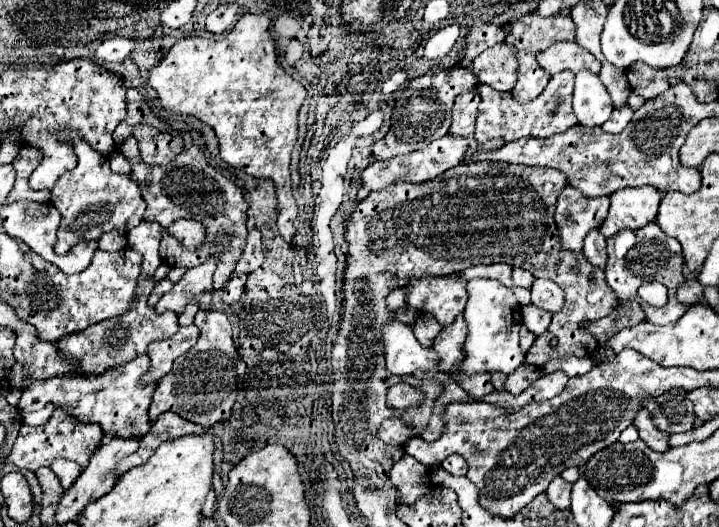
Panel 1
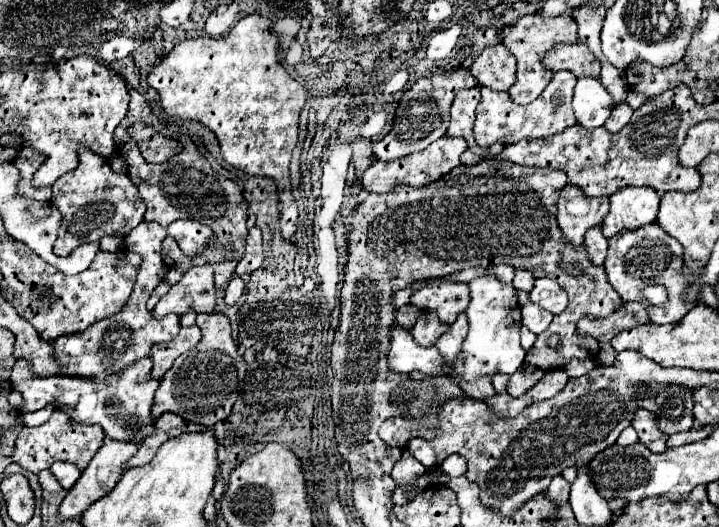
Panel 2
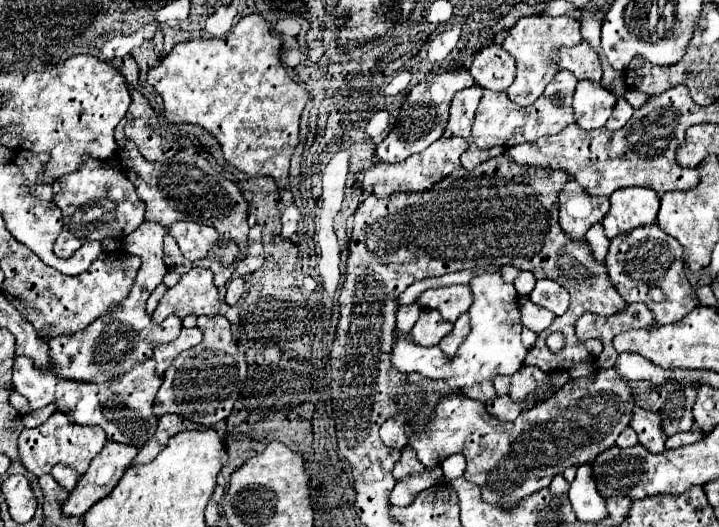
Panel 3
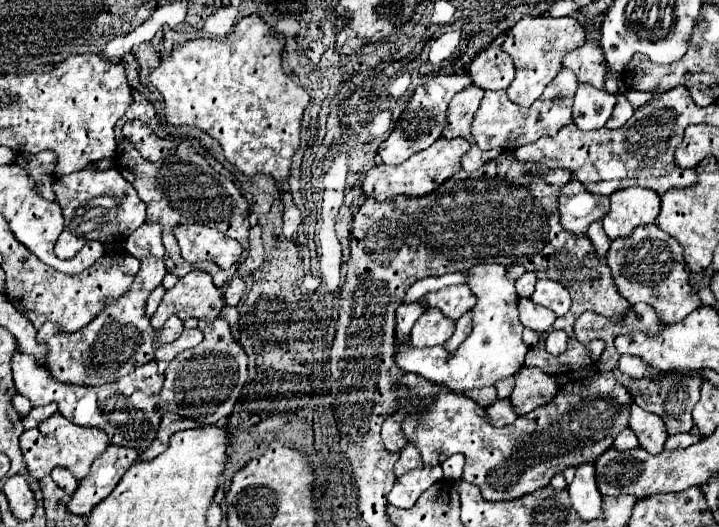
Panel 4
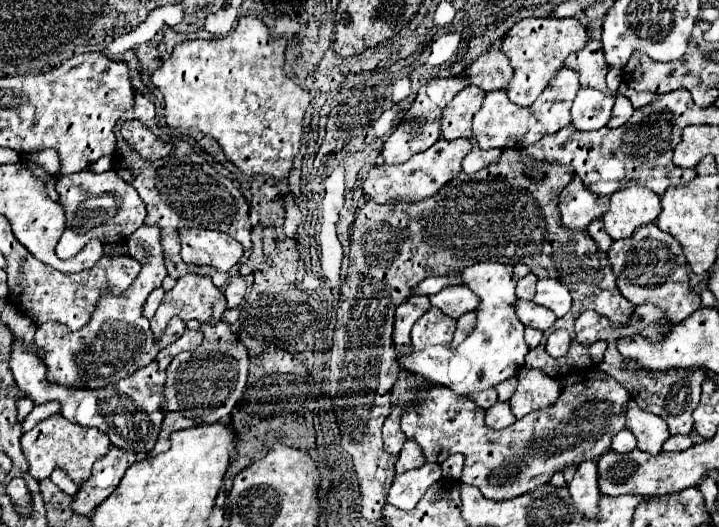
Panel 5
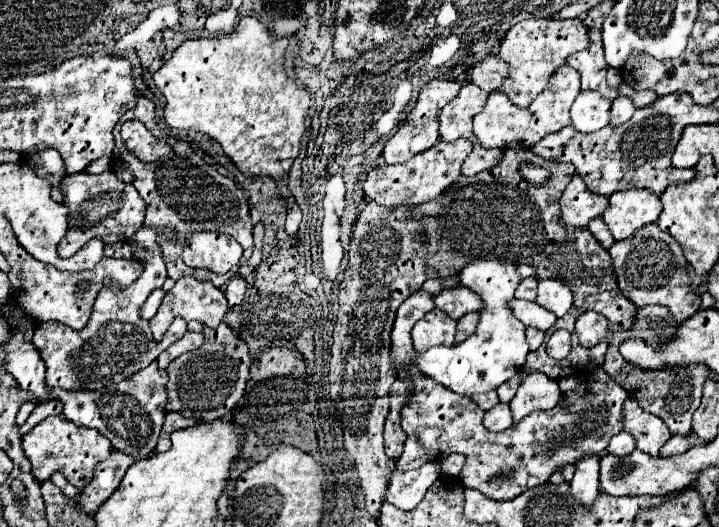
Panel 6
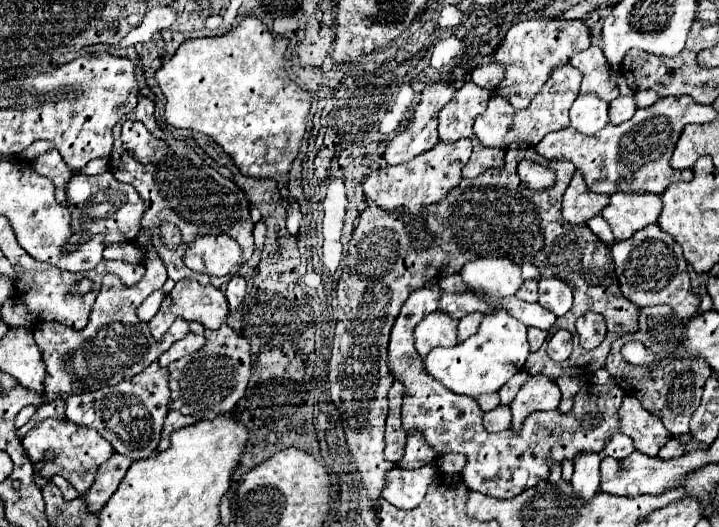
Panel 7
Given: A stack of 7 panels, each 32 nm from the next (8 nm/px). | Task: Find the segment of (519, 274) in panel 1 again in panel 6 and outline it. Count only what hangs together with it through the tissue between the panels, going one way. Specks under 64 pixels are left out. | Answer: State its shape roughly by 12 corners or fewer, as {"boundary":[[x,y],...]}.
{"boundary":[[536,276],[520,280],[516,298],[536,298]]}

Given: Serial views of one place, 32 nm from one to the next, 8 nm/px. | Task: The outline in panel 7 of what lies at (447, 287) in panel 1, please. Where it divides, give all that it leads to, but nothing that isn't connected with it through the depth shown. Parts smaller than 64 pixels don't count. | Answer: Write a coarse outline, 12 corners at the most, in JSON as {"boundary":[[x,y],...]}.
{"boundary":[[470,290],[442,292],[438,306],[460,320],[488,312],[488,304]]}

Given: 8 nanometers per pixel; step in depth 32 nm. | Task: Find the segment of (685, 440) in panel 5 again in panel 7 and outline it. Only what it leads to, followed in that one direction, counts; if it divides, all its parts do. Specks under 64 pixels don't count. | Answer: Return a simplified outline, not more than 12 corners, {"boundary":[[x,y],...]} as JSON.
{"boundary":[[678,436],[660,448],[658,458],[674,458],[684,454],[686,444]]}

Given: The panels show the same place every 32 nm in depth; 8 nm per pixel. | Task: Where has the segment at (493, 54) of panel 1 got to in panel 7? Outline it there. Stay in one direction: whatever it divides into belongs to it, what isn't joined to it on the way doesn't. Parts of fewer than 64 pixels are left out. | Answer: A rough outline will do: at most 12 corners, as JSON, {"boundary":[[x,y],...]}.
{"boundary":[[486,56],[470,74],[484,90],[496,90],[504,80],[504,66]]}

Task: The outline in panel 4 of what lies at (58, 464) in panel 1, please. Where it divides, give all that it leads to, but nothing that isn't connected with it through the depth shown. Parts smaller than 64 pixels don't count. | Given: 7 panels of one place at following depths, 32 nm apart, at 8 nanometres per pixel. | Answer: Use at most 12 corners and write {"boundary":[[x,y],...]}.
{"boundary":[[54,468],[50,476],[68,494],[78,480],[68,468]]}

